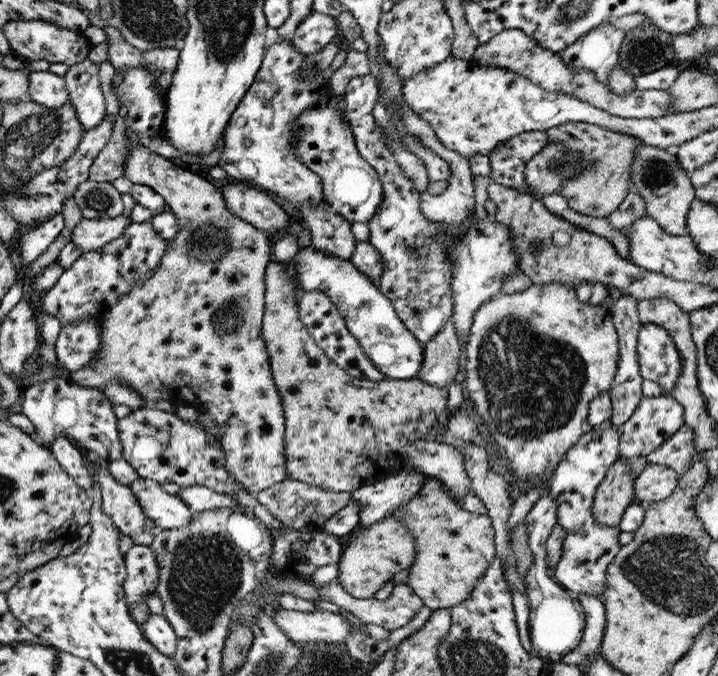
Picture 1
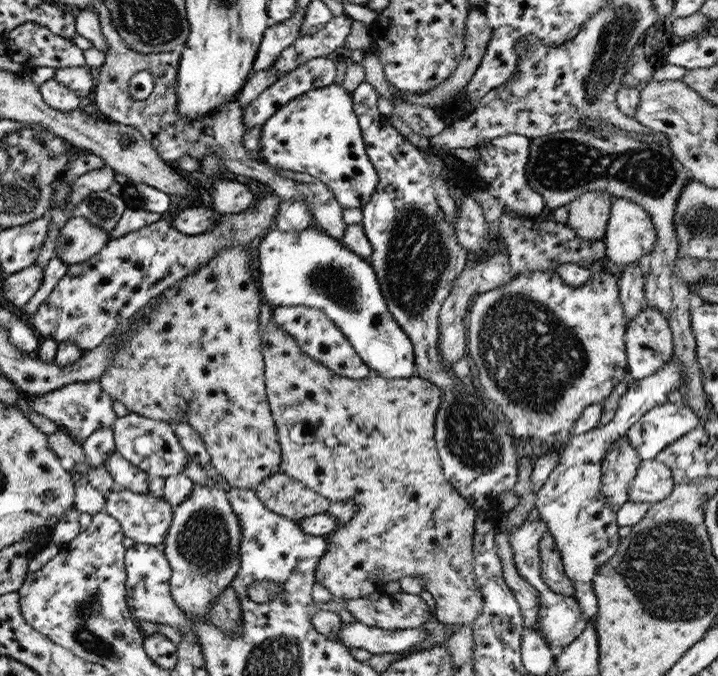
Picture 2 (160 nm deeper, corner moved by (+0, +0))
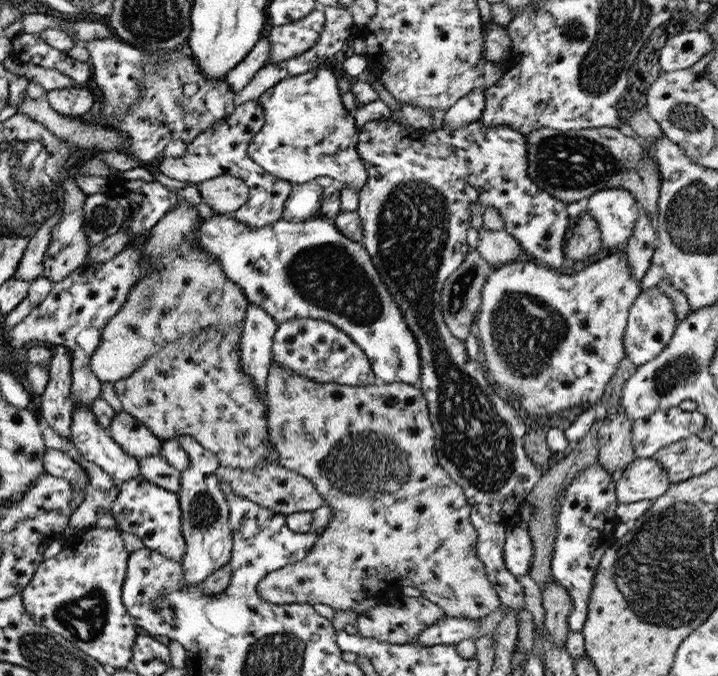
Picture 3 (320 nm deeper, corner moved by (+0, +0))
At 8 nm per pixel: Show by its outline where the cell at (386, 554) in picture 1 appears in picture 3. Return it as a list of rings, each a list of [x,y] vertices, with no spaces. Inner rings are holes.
[[[270,362],[268,368],[268,375],[266,376],[266,389],[265,389],[265,405],[266,405],[266,421],[268,428],[268,438],[272,443],[272,446],[275,450],[275,454],[277,454],[278,464],[287,470],[296,472],[298,475],[304,476],[307,480],[310,480],[313,483],[313,486],[316,488],[316,492],[321,496],[322,501],[325,505],[331,510],[331,520],[329,520],[327,526],[325,526],[325,530],[323,530],[321,535],[317,535],[317,540],[313,543],[313,546],[307,552],[307,556],[303,558],[303,560],[299,560],[299,562],[295,564],[291,564],[289,566],[285,566],[283,568],[279,568],[279,570],[275,570],[269,572],[265,575],[256,586],[256,591],[258,595],[265,599],[268,603],[271,604],[317,604],[320,602],[321,604],[326,604],[330,606],[333,610],[344,610],[346,611],[348,608],[351,608],[353,604],[360,603],[363,600],[367,600],[369,597],[374,597],[377,593],[382,592],[386,586],[389,584],[398,584],[402,586],[413,586],[413,588],[417,588],[427,600],[434,602],[442,611],[445,617],[451,618],[462,618],[462,619],[481,619],[489,612],[493,612],[496,608],[498,608],[499,597],[497,596],[497,592],[490,587],[489,581],[486,579],[485,570],[483,564],[477,559],[475,549],[476,549],[476,541],[477,534],[473,529],[473,526],[470,524],[470,513],[469,508],[466,504],[466,498],[461,491],[461,487],[458,487],[448,476],[447,473],[441,468],[441,465],[438,463],[438,458],[434,453],[434,434],[433,427],[431,426],[429,420],[429,413],[427,408],[426,400],[422,395],[419,387],[417,385],[411,384],[403,384],[397,382],[389,382],[385,383],[381,379],[376,380],[373,384],[365,385],[365,386],[345,386],[344,384],[335,384],[333,383],[325,383],[325,382],[315,382],[314,380],[309,380],[308,378],[301,378],[297,376],[295,372],[291,372],[289,370],[285,370],[284,368],[280,368],[278,364],[274,364],[274,362]]]

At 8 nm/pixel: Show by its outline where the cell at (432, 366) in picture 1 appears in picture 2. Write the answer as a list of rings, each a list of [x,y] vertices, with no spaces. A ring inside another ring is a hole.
[[[501,245],[499,247],[499,251],[484,262],[471,260],[471,266],[464,266],[458,277],[452,282],[453,288],[451,288],[449,296],[441,303],[438,312],[438,350],[442,356],[442,363],[446,367],[451,367],[466,353],[466,330],[463,318],[465,318],[465,312],[468,312],[467,308],[470,308],[472,300],[483,292],[511,282],[515,276],[510,272],[506,250]]]

